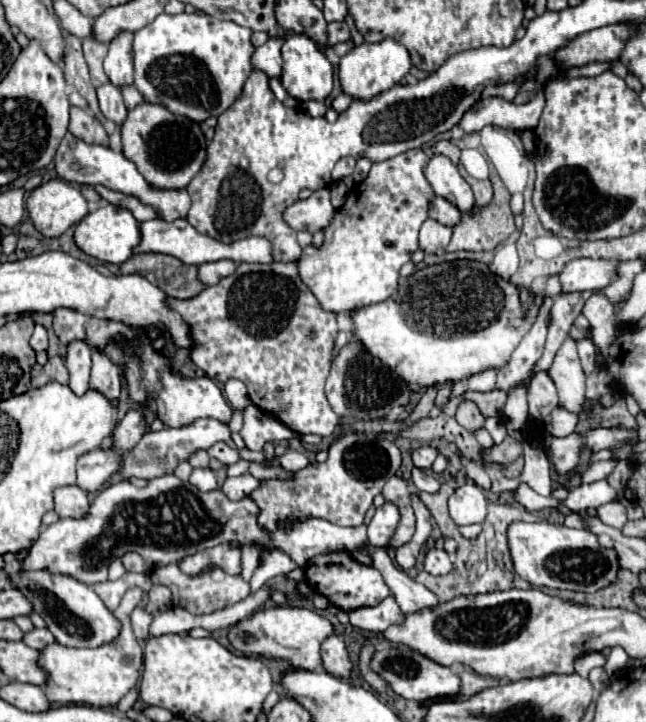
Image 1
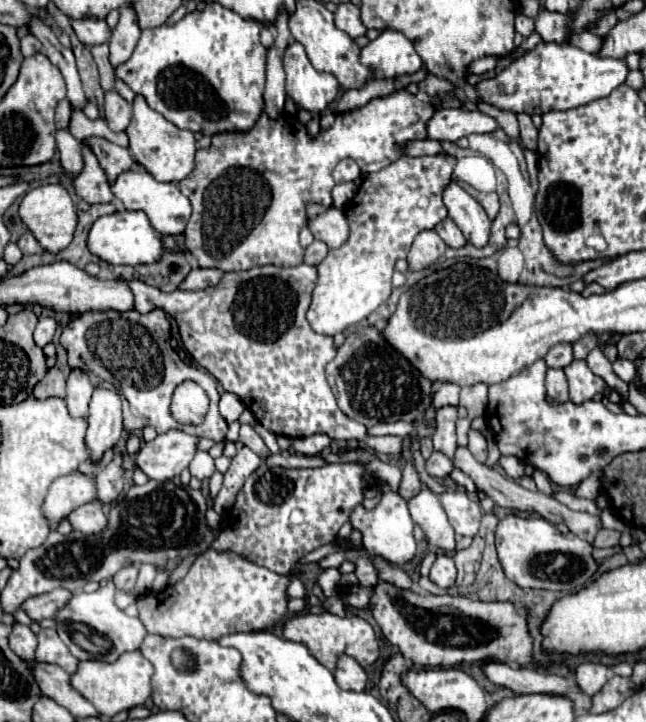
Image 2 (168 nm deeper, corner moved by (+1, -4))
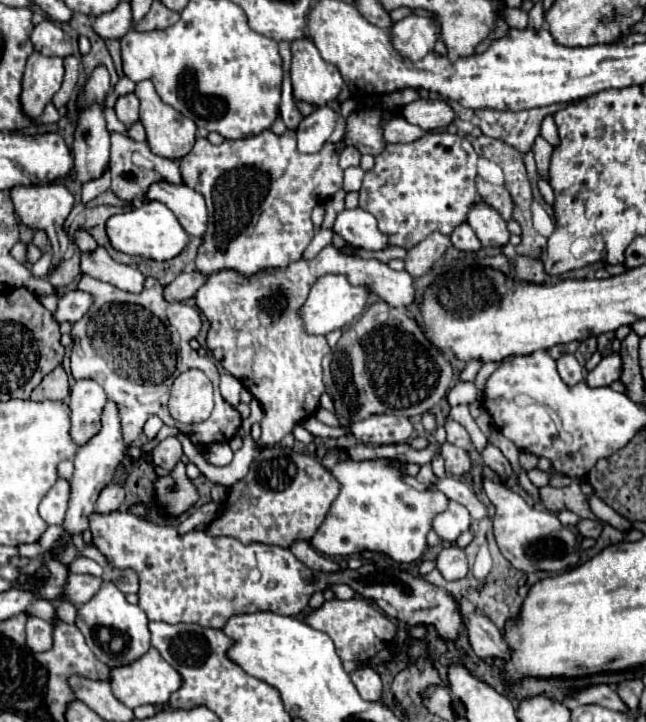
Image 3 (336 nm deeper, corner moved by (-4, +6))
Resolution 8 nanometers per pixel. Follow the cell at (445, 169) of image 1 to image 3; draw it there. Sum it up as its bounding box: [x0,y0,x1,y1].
[468,200,510,246]

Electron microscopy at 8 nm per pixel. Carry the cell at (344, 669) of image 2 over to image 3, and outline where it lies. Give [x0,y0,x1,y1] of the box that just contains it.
[350,666,382,700]

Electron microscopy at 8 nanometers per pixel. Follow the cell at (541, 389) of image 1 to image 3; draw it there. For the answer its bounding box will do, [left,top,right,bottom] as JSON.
[556,354,584,386]

